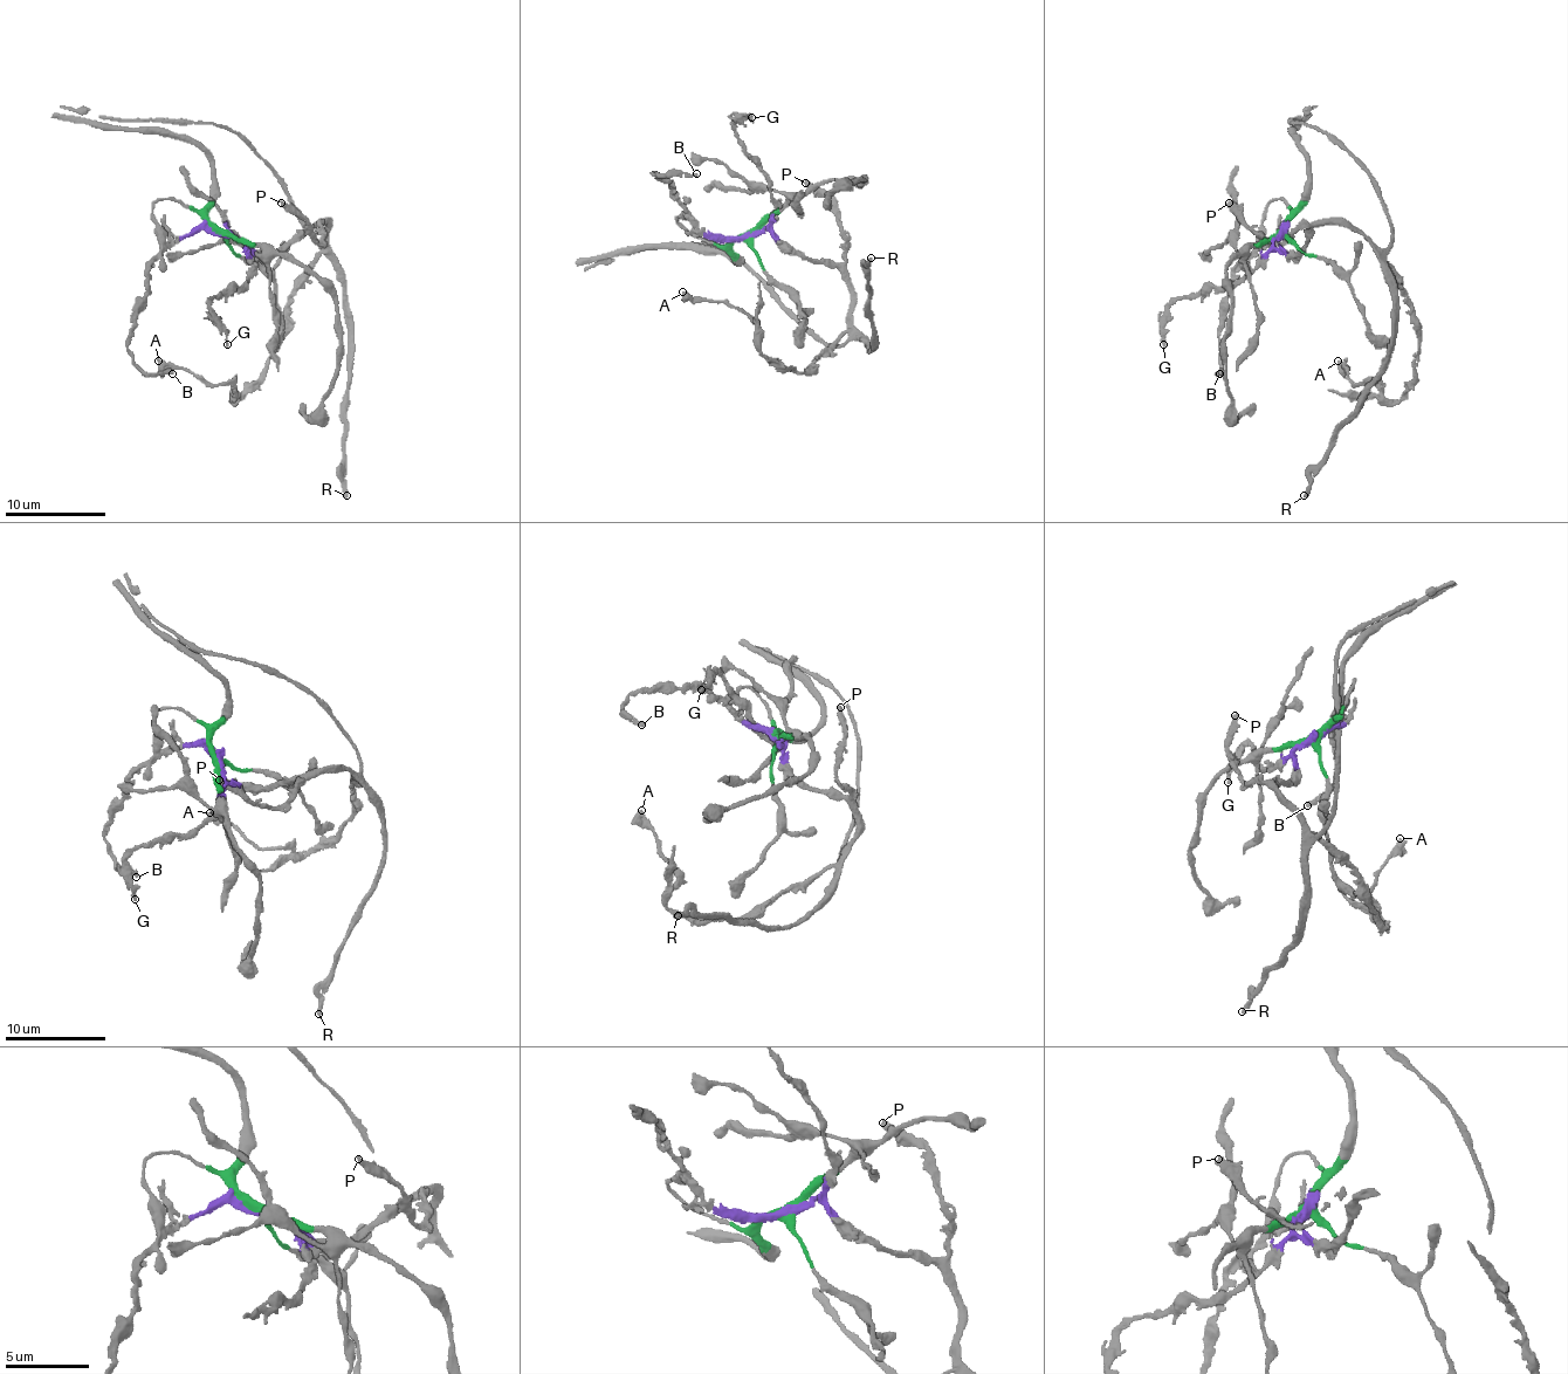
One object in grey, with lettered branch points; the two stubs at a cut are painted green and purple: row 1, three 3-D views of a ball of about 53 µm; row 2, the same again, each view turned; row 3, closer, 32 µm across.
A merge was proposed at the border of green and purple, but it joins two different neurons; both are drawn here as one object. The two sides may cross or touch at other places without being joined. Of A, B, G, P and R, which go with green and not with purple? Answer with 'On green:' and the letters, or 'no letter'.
On green: no letter

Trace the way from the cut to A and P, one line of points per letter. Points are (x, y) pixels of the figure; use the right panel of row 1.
A: (1281, 234), (1274, 245), (1297, 252), (1314, 225), (1353, 225), (1408, 295), (1415, 380), (1397, 400), (1338, 361)
P: (1281, 234), (1274, 245), (1297, 252), (1305, 245), (1309, 227), (1297, 227), (1281, 242), (1267, 242), (1229, 201)

